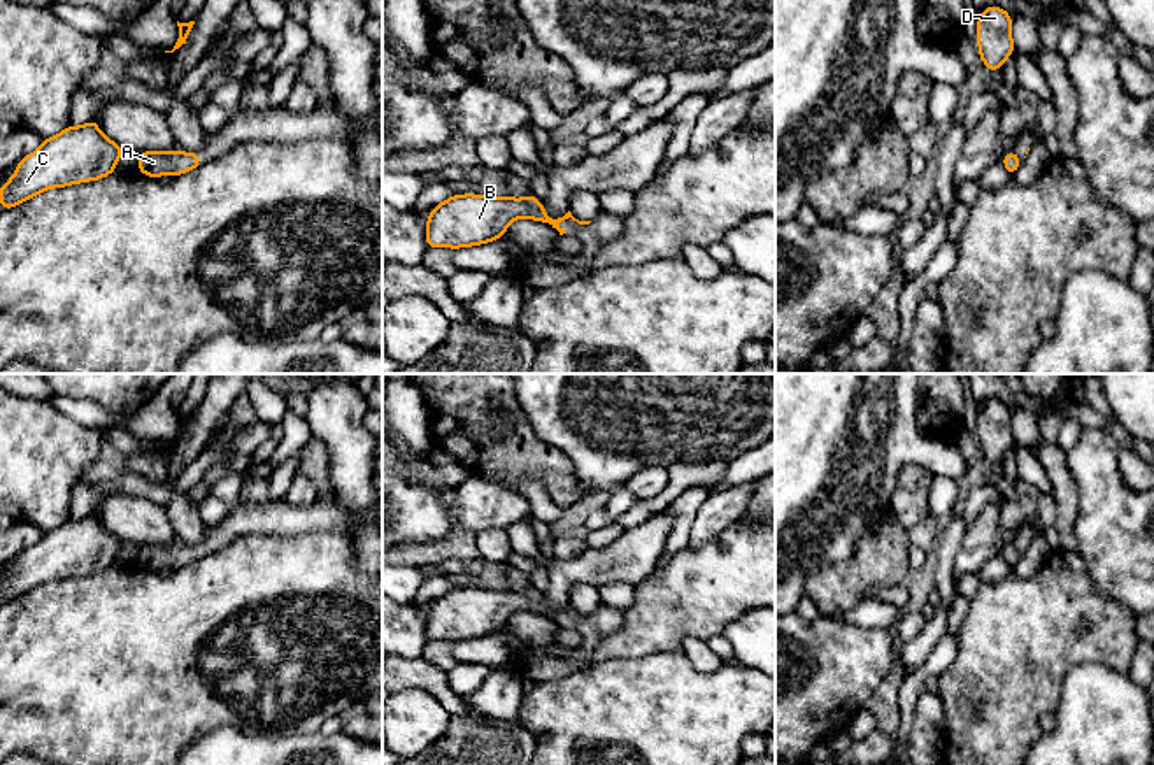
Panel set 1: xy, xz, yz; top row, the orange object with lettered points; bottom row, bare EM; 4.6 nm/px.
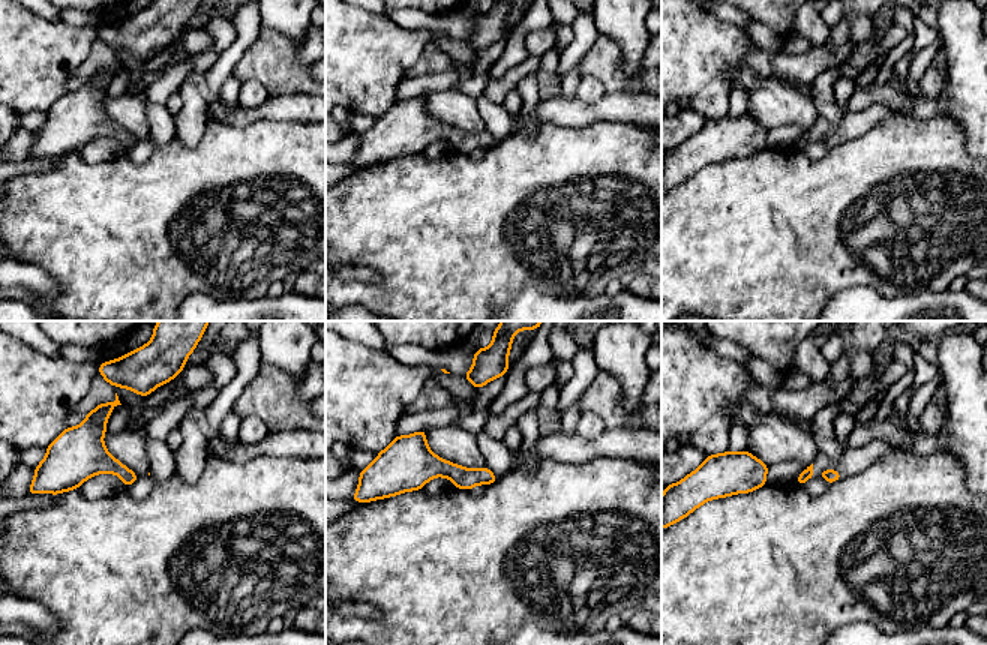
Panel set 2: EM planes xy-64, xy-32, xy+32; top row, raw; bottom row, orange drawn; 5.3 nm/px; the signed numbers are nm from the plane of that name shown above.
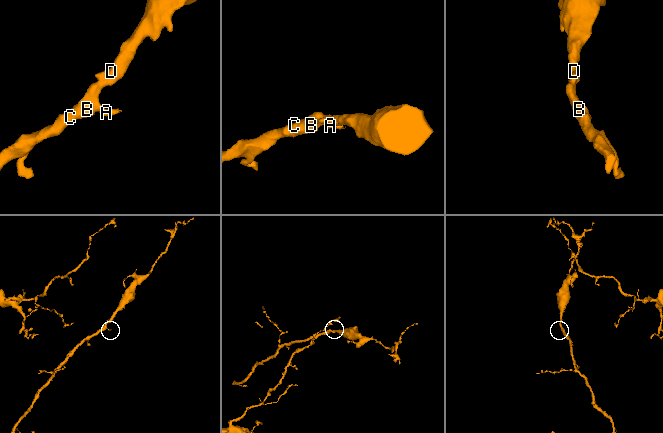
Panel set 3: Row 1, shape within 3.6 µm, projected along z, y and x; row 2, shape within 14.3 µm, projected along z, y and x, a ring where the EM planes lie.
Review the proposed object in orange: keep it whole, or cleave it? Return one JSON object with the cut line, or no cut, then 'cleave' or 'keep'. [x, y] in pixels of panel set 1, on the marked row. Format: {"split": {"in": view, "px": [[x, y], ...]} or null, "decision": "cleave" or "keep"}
{"split": null, "decision": "keep"}

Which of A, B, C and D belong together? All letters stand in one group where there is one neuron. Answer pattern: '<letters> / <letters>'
A B C D

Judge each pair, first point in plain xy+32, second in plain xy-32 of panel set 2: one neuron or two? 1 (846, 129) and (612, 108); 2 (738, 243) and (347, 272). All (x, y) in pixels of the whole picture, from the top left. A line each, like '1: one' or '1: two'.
1: one
2: two

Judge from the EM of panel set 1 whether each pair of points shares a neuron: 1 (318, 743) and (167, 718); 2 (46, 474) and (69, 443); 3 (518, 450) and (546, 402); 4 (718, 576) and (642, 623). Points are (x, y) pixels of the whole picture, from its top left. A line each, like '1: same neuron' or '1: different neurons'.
1: different neurons
2: same neuron
3: different neurons
4: same neuron

